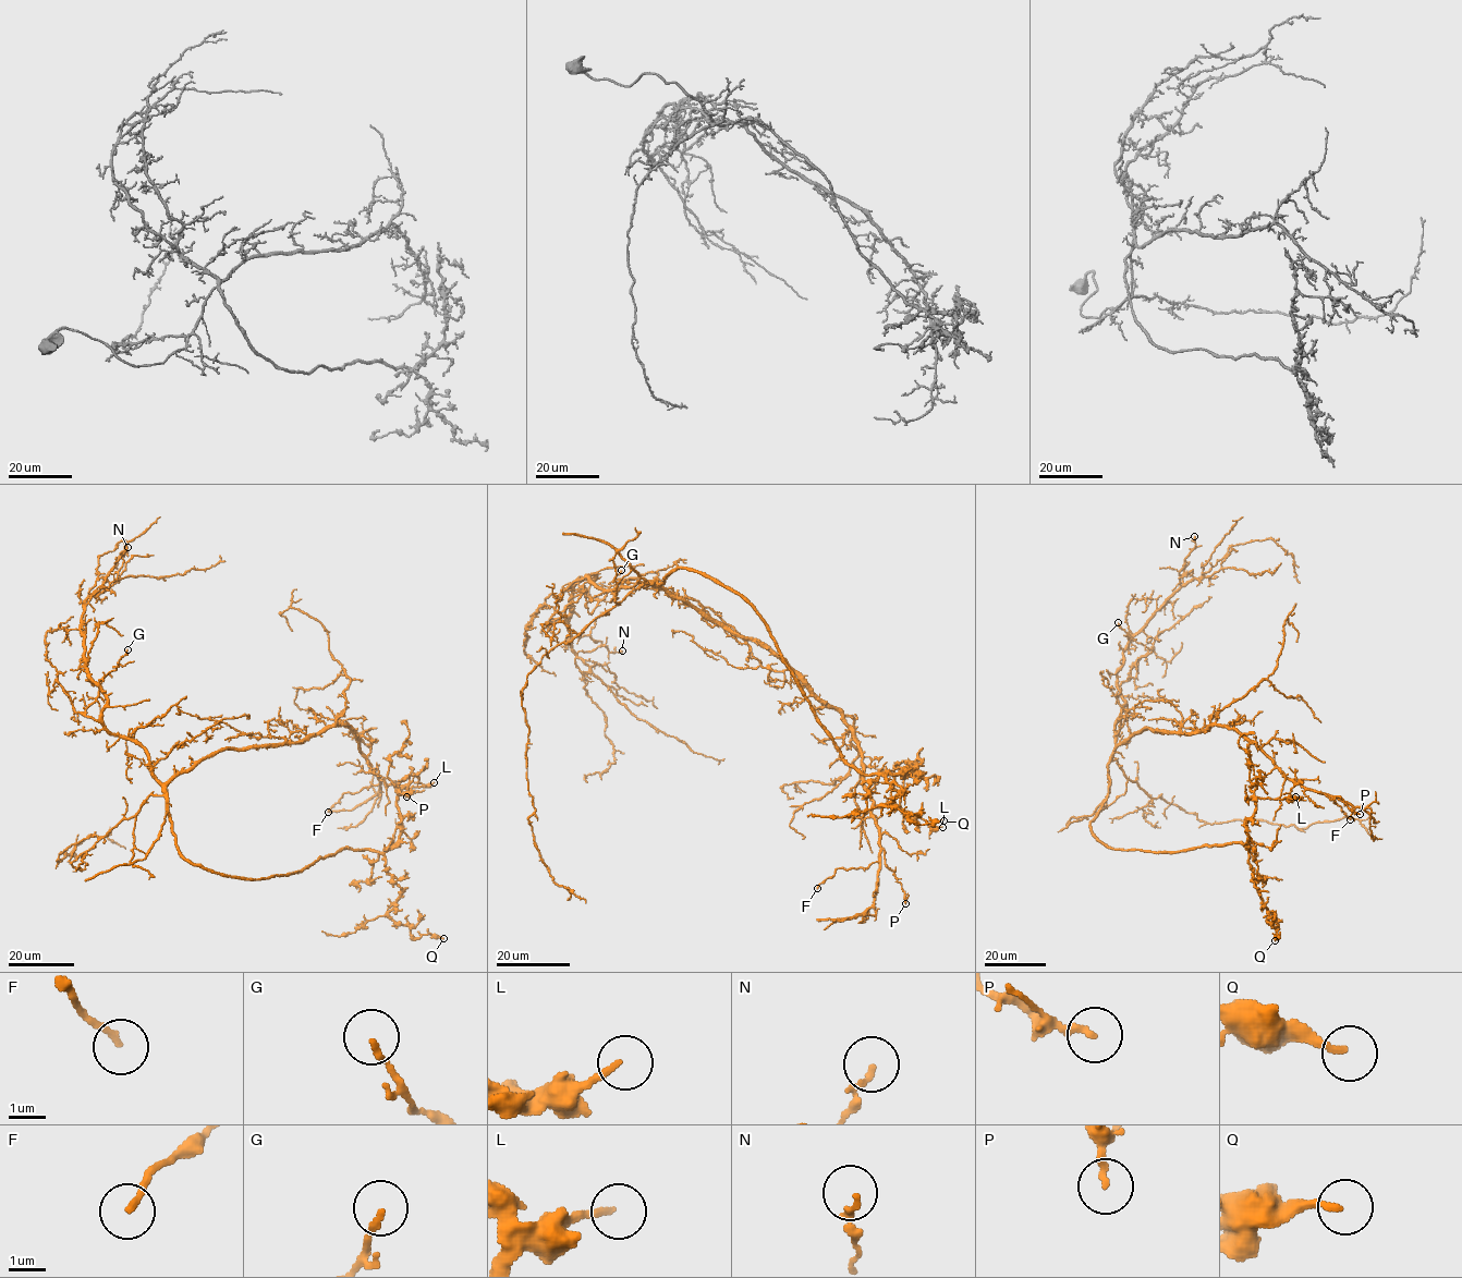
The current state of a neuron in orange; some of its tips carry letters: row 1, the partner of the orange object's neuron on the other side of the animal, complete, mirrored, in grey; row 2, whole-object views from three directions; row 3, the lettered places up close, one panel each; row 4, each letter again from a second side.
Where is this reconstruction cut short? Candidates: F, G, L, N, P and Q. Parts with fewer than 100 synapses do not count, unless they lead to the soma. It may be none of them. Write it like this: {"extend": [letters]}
{"extend": []}

